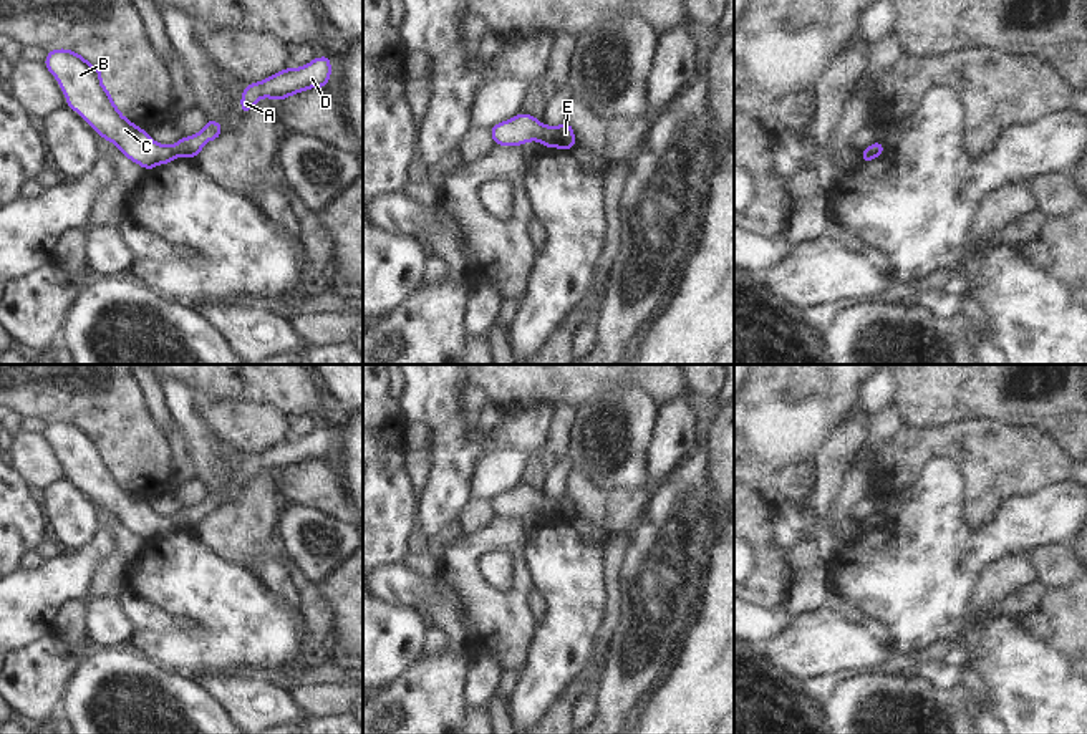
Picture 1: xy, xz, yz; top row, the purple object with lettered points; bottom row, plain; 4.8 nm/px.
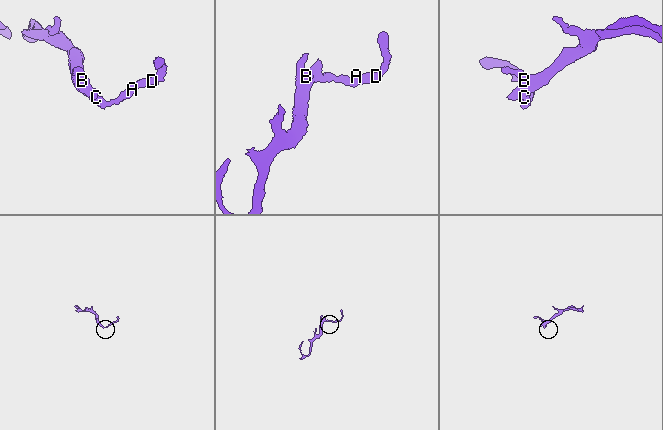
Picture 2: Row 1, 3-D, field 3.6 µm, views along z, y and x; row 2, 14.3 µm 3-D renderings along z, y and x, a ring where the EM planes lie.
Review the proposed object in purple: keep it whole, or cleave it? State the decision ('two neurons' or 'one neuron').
one neuron

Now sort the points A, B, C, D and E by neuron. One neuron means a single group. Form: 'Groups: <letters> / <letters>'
Groups: A B C D E

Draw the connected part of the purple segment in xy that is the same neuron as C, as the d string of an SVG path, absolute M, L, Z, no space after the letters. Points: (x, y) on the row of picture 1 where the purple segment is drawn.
M66 48L50 50L43 63L63 89L66 106L146 171L157 164L171 164L176 157L199 157L204 142L215 141L222 134L222 123L207 119L199 134L181 138L172 146L157 144L146 129L121 114L101 83L103 71L81 55Z

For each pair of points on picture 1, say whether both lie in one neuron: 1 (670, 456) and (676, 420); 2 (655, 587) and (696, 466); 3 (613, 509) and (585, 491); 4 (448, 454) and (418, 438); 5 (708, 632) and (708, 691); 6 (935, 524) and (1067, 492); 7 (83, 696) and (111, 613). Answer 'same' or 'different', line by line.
1: same
2: same
3: same
4: different
5: same
6: same
7: different

